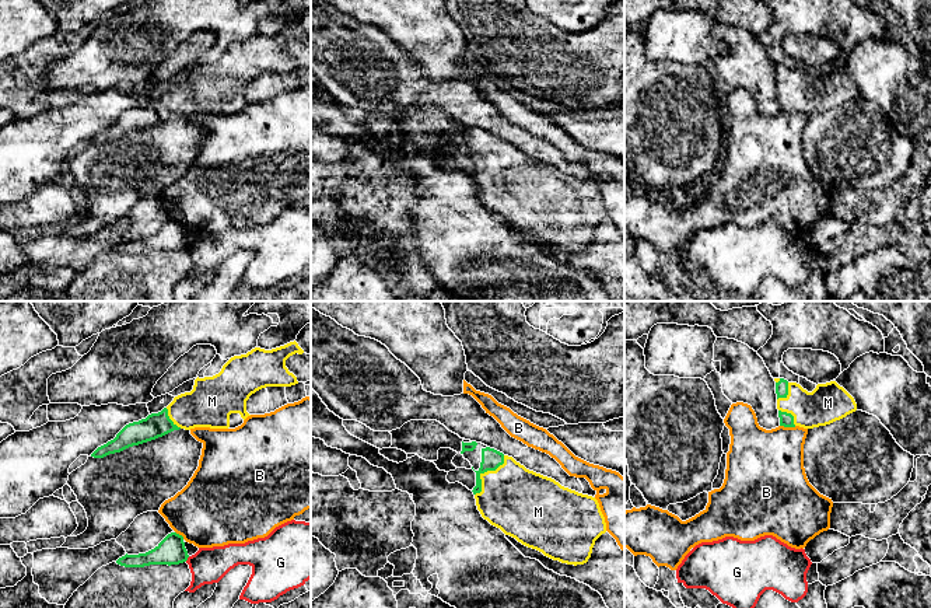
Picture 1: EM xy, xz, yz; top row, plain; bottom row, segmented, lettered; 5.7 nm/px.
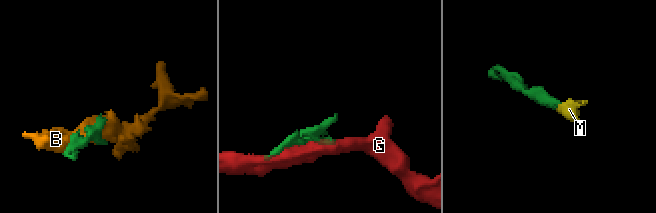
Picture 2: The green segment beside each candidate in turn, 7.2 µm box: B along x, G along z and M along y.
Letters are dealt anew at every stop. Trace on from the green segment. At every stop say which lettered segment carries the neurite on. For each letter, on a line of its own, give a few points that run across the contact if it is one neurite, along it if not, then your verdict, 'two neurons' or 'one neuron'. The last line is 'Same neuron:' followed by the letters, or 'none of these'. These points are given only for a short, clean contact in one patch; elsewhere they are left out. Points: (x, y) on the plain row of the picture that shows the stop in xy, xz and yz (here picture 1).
B: two neurons
G: two neurons
M: line xz (492, 144), (492, 150), (485, 157), (517, 187); one neuron
Same neuron: M

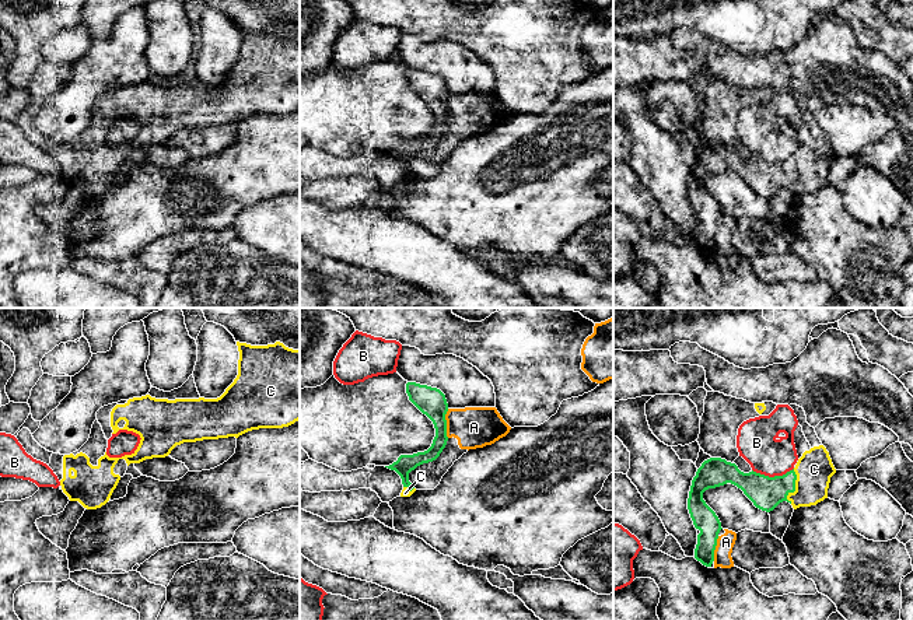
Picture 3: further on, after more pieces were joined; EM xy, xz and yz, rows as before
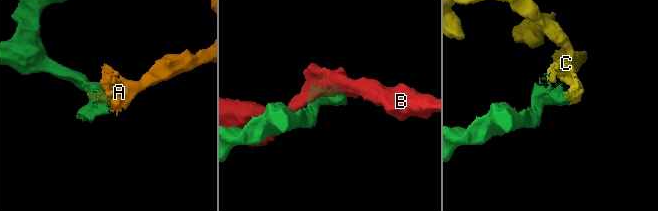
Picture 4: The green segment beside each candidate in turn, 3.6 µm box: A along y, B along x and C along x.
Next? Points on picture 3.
A: two neurons
B: two neurons
C: one neuron
Same neuron: C

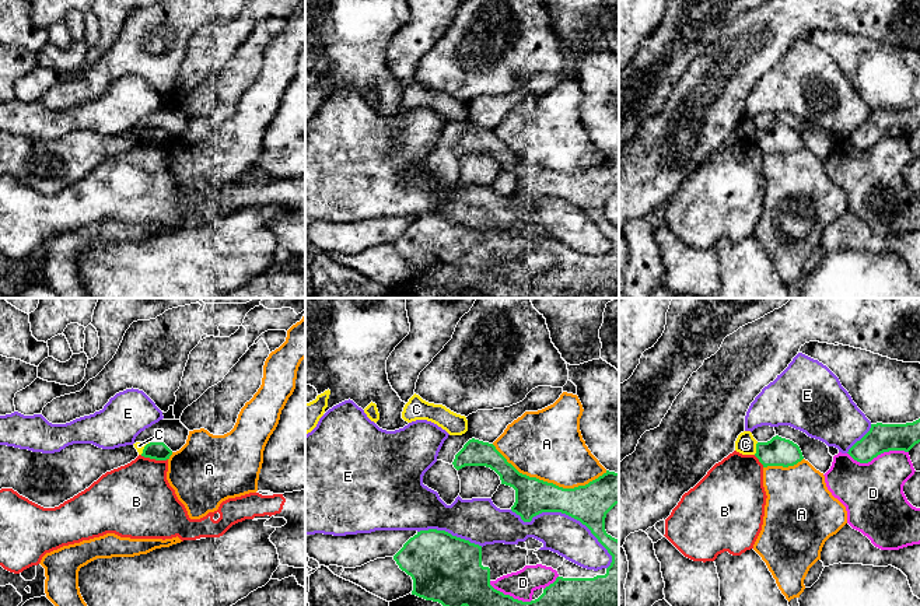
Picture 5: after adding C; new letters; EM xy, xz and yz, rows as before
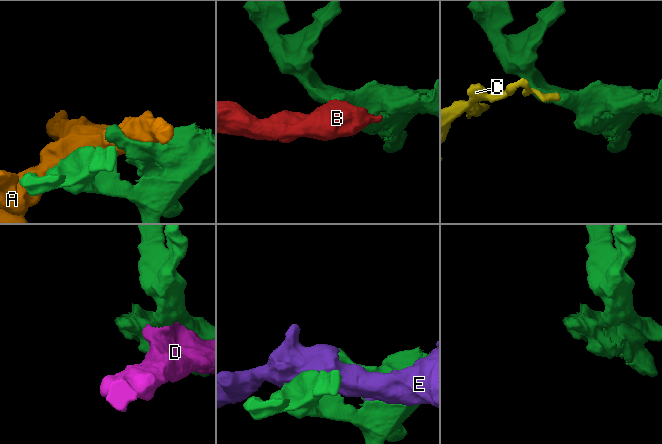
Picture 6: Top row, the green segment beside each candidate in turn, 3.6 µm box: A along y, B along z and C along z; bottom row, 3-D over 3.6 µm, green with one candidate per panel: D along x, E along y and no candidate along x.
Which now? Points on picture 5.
A: two neurons
B: line xy (140, 142), (167, 146); two neurons
C: line yz (758, 129), (754, 140); two neurons
D: two neurons
E: two neurons
Same neuron: none of these

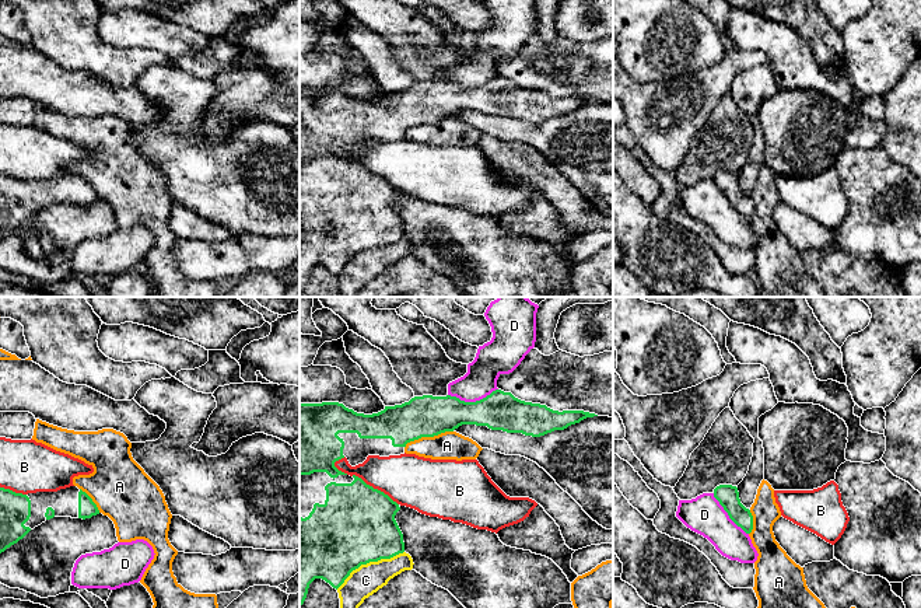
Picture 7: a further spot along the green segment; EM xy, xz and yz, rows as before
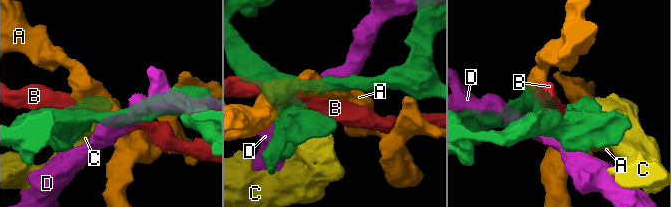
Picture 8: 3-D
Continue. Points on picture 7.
A: two neurons
B: two neurons
C: two neurons
D: two neurons
Same neuron: none of these

